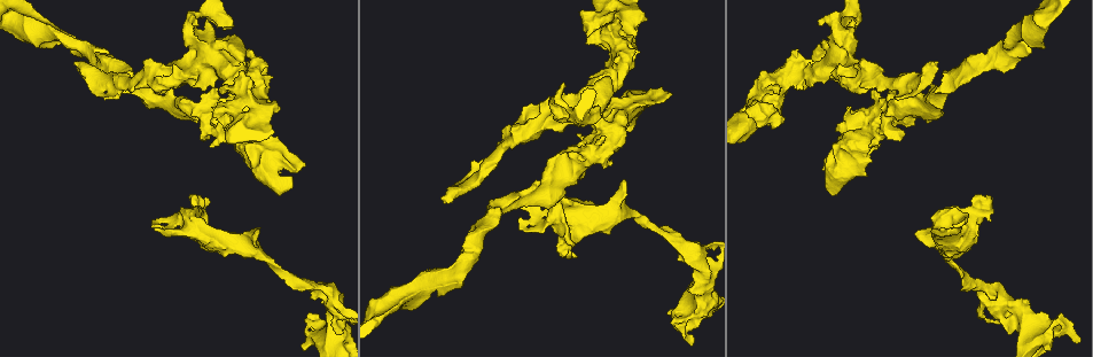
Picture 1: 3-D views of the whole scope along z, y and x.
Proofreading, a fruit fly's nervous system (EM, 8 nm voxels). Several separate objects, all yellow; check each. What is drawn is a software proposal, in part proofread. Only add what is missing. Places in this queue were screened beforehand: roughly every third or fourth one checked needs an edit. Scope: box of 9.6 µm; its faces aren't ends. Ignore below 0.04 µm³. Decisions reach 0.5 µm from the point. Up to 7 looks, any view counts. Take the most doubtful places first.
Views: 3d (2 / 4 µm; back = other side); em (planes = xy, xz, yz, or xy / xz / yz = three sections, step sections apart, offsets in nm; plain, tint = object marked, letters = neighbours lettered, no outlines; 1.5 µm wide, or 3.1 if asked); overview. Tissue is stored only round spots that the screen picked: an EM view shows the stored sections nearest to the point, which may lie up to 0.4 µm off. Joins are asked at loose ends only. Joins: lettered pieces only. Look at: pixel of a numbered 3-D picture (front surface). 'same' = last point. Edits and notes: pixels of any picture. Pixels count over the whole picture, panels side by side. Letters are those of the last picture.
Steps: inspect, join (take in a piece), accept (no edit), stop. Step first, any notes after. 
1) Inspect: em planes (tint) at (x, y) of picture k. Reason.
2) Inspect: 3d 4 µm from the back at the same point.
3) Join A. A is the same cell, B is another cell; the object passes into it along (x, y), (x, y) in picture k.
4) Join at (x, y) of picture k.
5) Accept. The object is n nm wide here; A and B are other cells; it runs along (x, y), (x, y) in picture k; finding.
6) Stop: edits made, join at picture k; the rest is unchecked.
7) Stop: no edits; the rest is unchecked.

Inspect: 3d 2 µm at (473, 163) of picture 1. Free end.

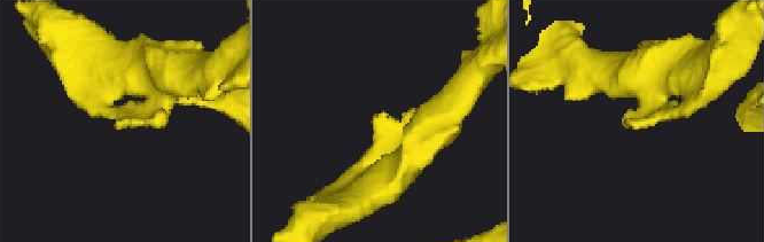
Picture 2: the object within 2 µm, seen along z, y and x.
Inspect: em xy step 4 (plain) at (373, 124) of picture 2.

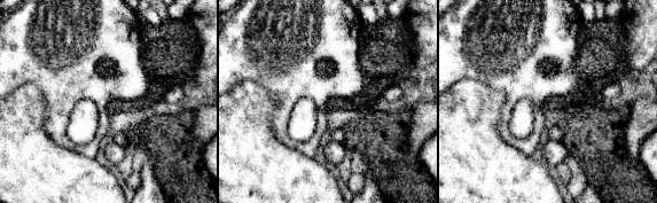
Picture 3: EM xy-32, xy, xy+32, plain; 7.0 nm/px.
Inspect: em xy step 4 (letters) at the same point. See the neighbours.

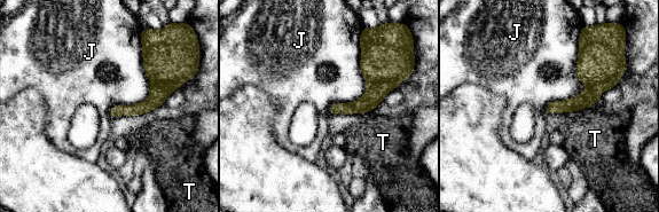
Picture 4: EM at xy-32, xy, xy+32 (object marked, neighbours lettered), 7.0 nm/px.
Accept. J and T are other cells; it runs along (166, 84), (146, 107), (111, 114) in picture 4; none of them fits.

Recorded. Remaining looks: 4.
Inspect: em planes (letters) at (170, 90) of picture 1. Stops while still wide.

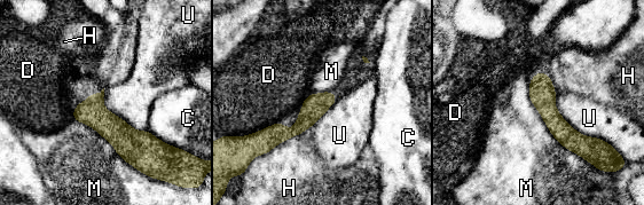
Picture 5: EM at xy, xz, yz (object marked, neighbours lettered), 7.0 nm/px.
Accept. C, D, H, M and U are other cells; it runs along (331, 97), (295, 131), (269, 140) in picture 5; none of them fits.

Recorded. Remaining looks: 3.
Inspect: 3d 4 µm at (623, 181) of picture 1. An open end.

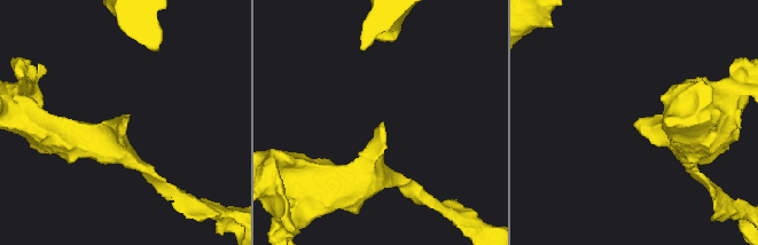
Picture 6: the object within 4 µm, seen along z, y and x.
Inspect: em xy step 8 (tint) at (383, 123) of picture 6. Shape alone is not enough.

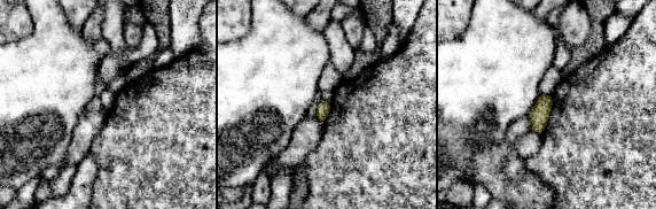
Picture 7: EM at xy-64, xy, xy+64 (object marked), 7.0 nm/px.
Inspect: em planes (letters) at the same point. Cut it another way.

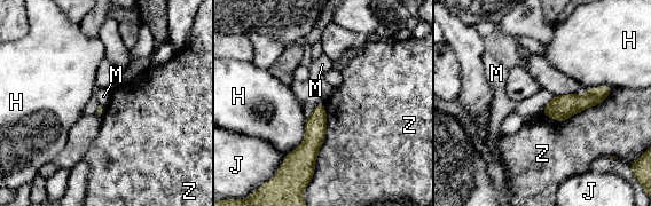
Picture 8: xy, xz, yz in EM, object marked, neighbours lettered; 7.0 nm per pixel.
Accept. H, J, M and Z are other cells; none of them fits.

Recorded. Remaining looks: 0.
Stop: no edits; the rest is unchecked.

